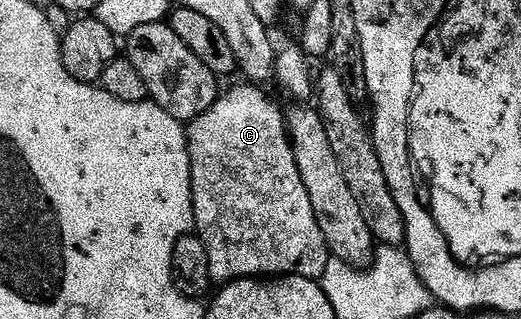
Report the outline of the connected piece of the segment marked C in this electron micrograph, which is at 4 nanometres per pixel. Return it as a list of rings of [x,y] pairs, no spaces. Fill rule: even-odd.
[[[243,83],[228,94],[217,96],[216,102],[202,115],[195,117],[187,126],[188,150],[190,151],[190,175],[192,176],[192,206],[194,207],[194,229],[200,242],[206,247],[206,255],[210,255],[210,275],[213,282],[227,283],[241,281],[244,277],[271,279],[273,277],[323,277],[330,254],[328,244],[322,235],[322,227],[318,227],[318,219],[314,215],[314,207],[310,203],[310,195],[306,195],[306,187],[302,184],[302,175],[298,175],[298,163],[294,163],[292,144],[288,142],[288,126],[286,113],[279,109],[256,83]]]

